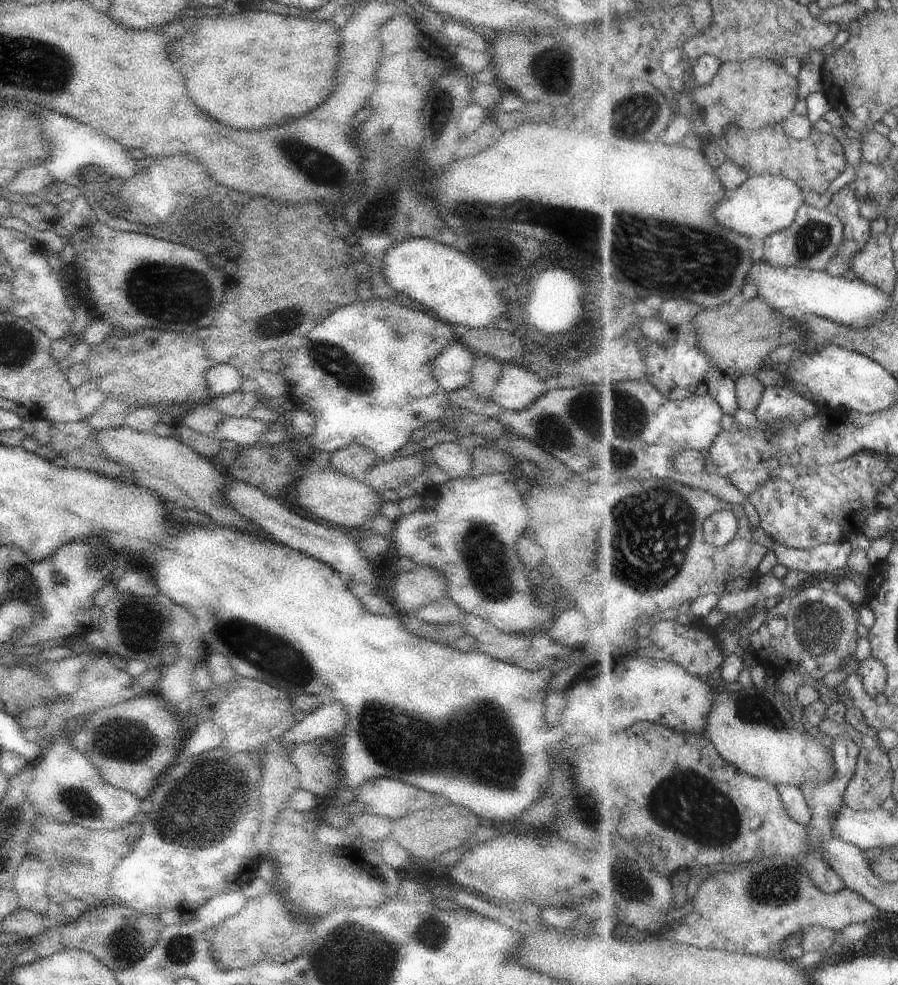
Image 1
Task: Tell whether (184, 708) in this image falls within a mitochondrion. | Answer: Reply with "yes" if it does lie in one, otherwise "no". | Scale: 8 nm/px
no

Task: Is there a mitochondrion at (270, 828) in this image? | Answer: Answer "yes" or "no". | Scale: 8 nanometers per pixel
no

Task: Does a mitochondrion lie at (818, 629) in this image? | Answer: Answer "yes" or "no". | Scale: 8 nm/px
yes

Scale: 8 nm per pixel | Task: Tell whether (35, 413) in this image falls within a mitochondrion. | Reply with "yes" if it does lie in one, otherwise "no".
no

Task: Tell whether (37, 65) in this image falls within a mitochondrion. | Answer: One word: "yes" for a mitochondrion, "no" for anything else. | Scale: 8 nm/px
yes

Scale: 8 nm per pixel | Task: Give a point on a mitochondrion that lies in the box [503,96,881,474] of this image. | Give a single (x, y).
(728, 254)

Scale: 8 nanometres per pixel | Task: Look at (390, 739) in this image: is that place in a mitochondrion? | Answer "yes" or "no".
yes

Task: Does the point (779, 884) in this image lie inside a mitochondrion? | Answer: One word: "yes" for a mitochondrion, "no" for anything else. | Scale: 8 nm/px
yes

